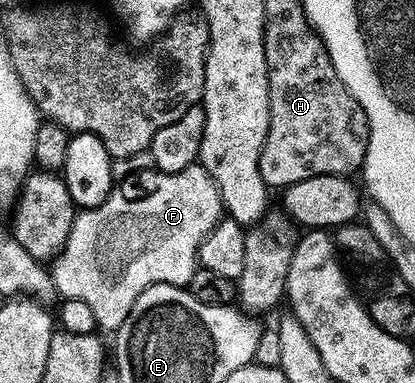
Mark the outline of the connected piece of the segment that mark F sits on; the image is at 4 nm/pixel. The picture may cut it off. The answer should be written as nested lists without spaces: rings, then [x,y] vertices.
[[[199,163],[177,173],[159,173],[155,167],[131,173],[113,184],[111,195],[98,207],[77,212],[64,250],[50,265],[56,292],[61,298],[81,300],[90,307],[101,330],[116,329],[132,317],[134,303],[146,287],[158,283],[187,286],[198,265],[194,254],[225,213],[224,201],[214,179]]]

